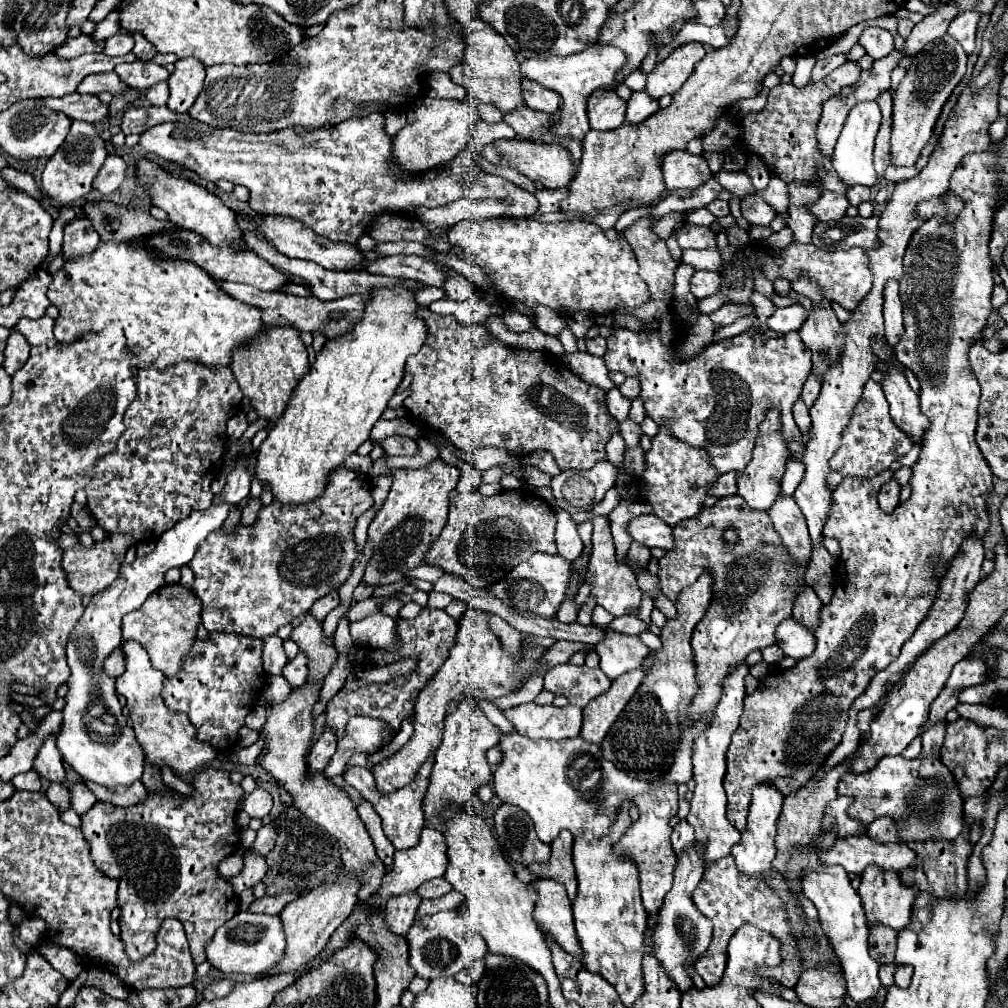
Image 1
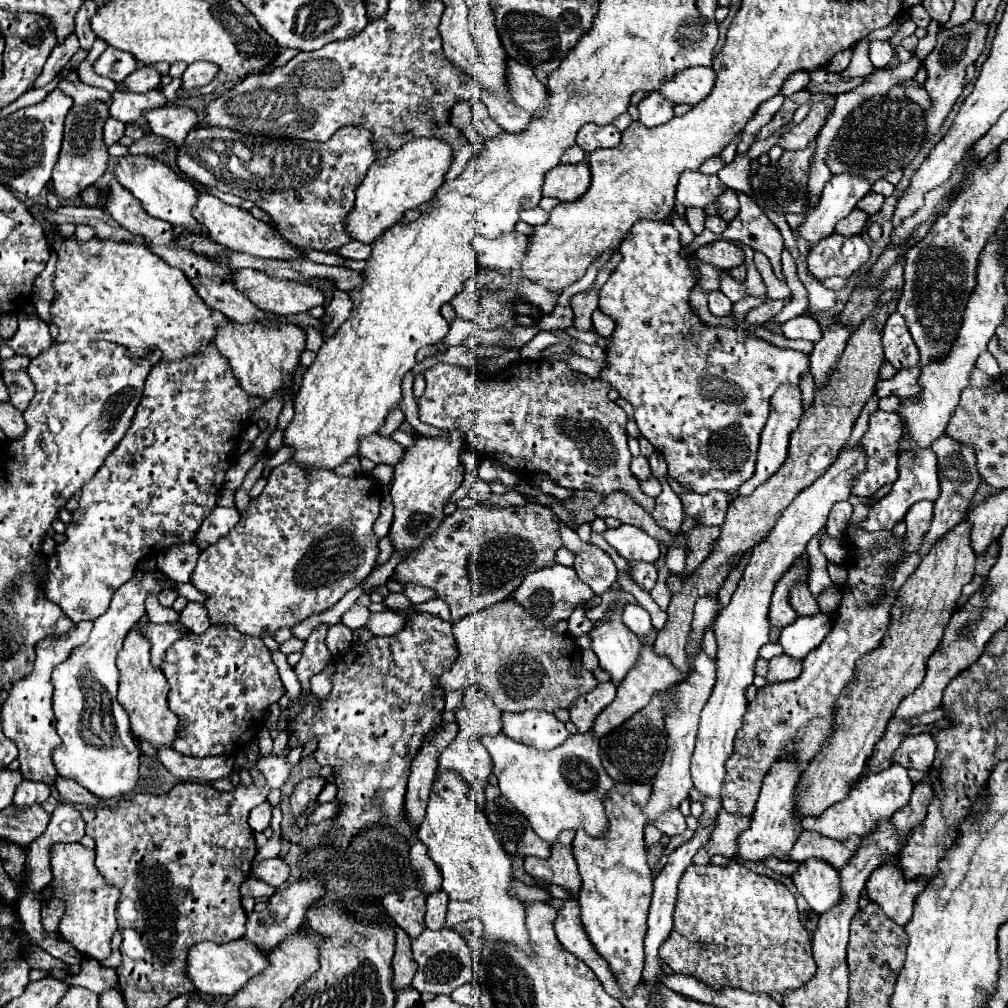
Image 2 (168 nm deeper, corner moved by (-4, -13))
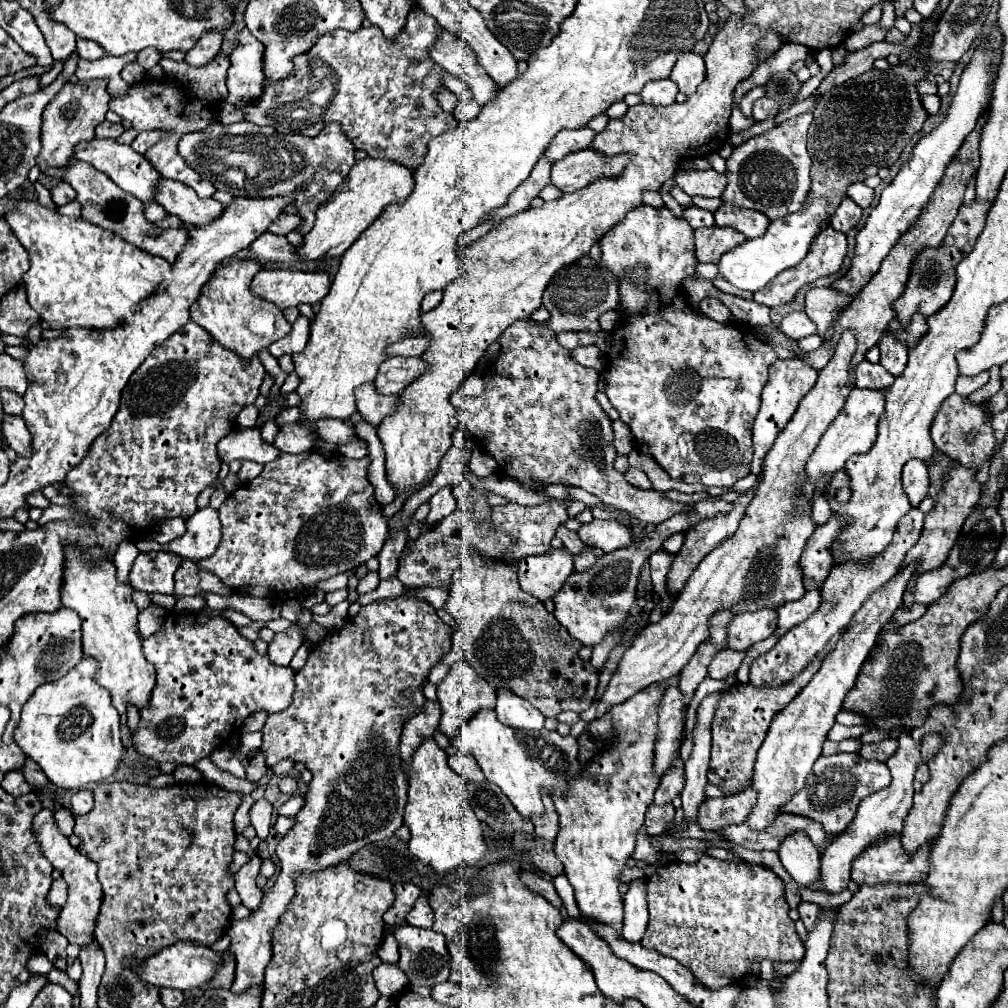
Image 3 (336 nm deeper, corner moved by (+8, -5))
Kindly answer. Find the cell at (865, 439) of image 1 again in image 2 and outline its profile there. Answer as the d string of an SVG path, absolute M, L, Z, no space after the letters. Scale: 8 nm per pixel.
M876 410L870 416L870 428L862 436L862 444L866 448L866 452L868 452L868 468L854 482L854 486L852 486L854 496L870 498L878 488L882 488L884 484L892 484L896 480L896 476L898 476L898 456L894 454L894 450L896 450L898 440L902 438L902 434L904 434L904 430L902 430L902 418L900 416L890 414L890 412L882 412L882 410Z

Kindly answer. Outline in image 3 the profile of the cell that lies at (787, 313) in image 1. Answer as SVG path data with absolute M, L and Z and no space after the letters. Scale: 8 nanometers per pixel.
M790 312L782 318L780 330L790 336L792 340L800 340L804 336L816 334L816 324L810 322L810 318L804 312Z

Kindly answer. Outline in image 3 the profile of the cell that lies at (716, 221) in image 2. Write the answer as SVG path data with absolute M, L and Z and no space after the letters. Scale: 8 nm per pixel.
M688 206L684 210L684 220L696 230L696 228L702 228L702 226L714 226L714 216L712 212L704 210L704 208L698 208L698 206Z

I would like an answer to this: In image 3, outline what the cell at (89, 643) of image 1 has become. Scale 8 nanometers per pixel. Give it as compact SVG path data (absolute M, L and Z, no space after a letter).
M82 656L80 664L76 664L76 668L68 670L68 674L64 674L62 678L58 678L54 682L42 684L32 694L32 698L26 702L26 706L22 708L22 720L14 732L16 744L22 748L22 752L28 758L32 758L34 762L40 764L40 768L44 770L48 780L58 788L80 790L86 784L102 782L102 780L110 778L120 764L120 758L124 752L122 738L120 738L120 714L116 712L116 708L112 708L108 690L100 688L100 684L96 684L96 680L94 680L98 668L100 668L100 664L96 664L96 660L92 660L92 656Z

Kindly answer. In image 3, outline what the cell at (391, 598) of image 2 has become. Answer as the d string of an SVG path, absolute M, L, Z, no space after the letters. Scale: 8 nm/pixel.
M368 572L362 580L360 580L360 584L358 584L358 594L368 594L368 592L372 592L376 586L378 586L378 574L376 572Z

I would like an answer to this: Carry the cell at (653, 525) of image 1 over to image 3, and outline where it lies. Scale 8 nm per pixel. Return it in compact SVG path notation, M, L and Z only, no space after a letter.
M592 520L590 524L582 524L578 536L584 544L600 548L602 552L628 548L634 542L632 528L618 520Z

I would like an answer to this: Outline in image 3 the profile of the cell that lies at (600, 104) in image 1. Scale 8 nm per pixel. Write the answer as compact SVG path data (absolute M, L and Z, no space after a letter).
M578 128L578 130L564 130L560 132L552 144L546 148L544 156L548 156L552 162L564 158L566 154L590 148L596 132L592 128Z

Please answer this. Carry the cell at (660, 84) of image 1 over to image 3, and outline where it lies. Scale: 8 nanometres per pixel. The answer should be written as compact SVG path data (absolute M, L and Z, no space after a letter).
M688 52L676 60L670 80L676 82L676 86L682 94L694 94L696 88L702 84L704 74L706 74L706 68L704 68L702 56Z

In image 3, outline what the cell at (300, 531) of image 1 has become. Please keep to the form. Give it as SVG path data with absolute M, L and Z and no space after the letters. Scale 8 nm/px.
M314 450L300 454L280 454L268 462L260 476L242 484L220 506L222 540L210 558L196 560L200 570L216 574L238 594L278 598L282 602L298 598L300 590L312 590L318 582L368 562L384 546L388 522L374 498L374 488L366 478L368 458L350 460L344 456L322 456Z

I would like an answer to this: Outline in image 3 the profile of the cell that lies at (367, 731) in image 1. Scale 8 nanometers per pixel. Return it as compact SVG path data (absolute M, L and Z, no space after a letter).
M294 794L294 796L290 796L290 798L280 806L278 814L282 814L282 816L296 816L296 814L302 810L304 802L306 802L306 796Z

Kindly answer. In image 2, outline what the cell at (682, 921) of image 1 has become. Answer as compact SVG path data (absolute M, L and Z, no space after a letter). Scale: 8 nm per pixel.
M722 808L718 812L716 828L714 828L708 844L696 852L694 862L696 864L708 864L710 858L716 856L718 852L732 852L732 856L736 856L738 836L750 826L750 820L752 820L750 816L734 816Z

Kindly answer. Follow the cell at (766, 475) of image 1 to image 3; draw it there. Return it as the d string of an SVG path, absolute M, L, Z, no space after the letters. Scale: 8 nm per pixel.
M794 358L794 360L776 360L772 364L768 382L766 382L766 386L762 390L762 406L760 406L760 412L758 412L758 416L754 420L754 426L752 426L754 458L752 458L752 464L750 464L750 474L758 474L760 472L760 466L764 462L764 456L772 448L774 438L784 428L784 424L788 424L788 420L796 412L800 400L814 386L816 378L818 378L818 372L814 368L810 368L808 364L804 364L802 360L798 360L798 358Z

